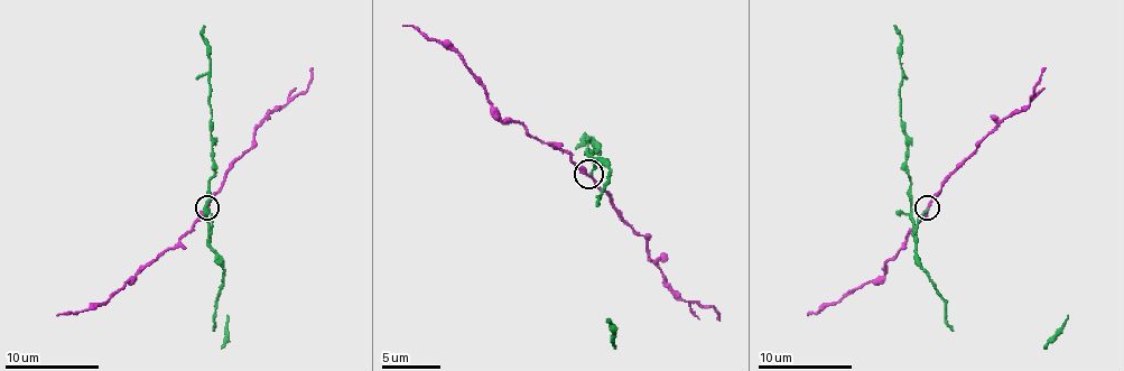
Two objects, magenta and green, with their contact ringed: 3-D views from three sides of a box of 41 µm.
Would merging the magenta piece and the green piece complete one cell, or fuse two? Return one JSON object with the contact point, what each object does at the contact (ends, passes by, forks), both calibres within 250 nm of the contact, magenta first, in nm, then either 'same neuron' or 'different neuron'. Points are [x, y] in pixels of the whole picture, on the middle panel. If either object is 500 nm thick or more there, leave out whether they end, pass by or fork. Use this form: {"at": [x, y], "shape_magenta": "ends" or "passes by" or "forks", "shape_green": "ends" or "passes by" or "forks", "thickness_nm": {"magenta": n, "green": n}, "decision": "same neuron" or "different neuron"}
{"at": [588, 174], "shape_magenta": "passes by", "shape_green": "ends", "thickness_nm": {"magenta": 240, "green": 130}, "decision": "different neuron"}

